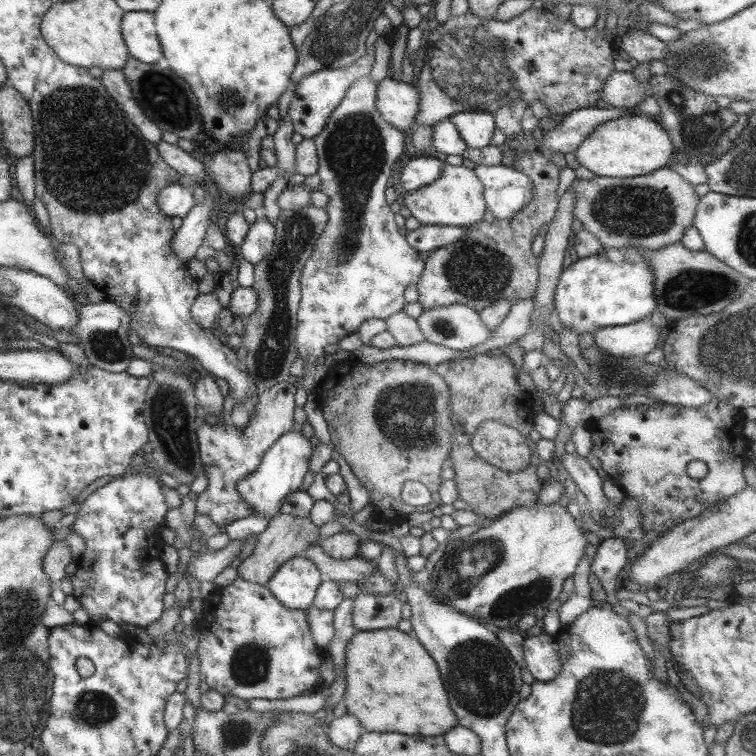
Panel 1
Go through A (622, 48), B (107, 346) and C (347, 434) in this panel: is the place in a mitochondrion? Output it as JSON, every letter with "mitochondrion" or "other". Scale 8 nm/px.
{"A":"other","B":"mitochondrion","C":"other"}

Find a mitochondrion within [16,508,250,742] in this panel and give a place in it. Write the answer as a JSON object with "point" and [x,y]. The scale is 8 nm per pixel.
{"point":[92,708]}

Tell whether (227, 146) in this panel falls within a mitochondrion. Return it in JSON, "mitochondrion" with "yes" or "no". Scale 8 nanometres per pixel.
{"mitochondrion":"no"}

